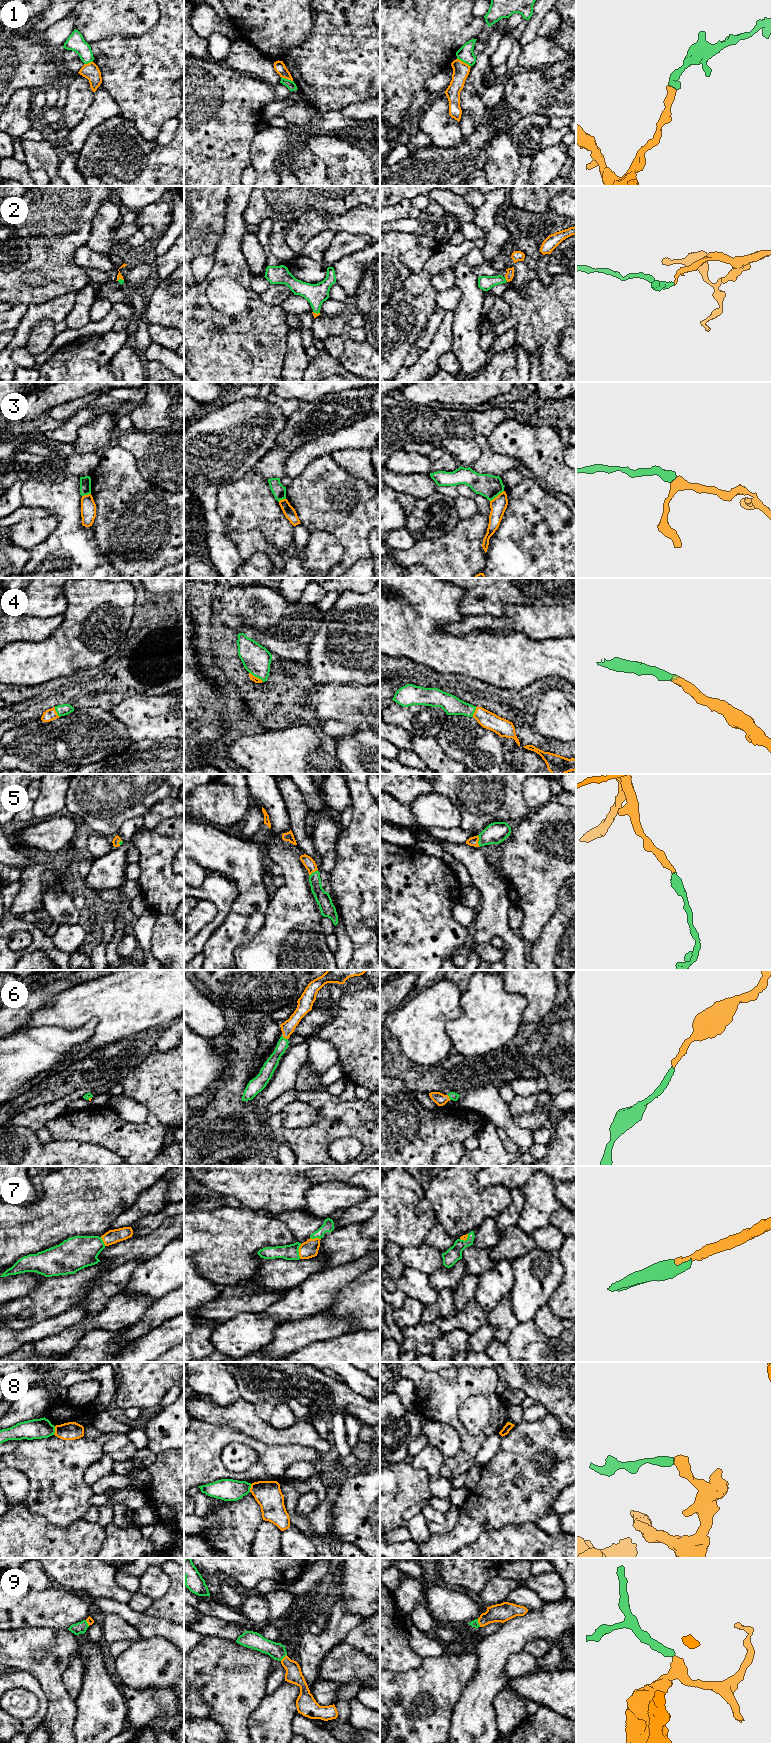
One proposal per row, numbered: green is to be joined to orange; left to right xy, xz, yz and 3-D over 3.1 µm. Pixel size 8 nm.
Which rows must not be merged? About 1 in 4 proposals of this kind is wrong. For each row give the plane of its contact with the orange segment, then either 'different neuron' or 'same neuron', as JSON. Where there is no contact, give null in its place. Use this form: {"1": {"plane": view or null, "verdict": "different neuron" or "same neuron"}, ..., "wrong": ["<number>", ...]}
{"1": {"plane": "yz", "verdict": "different neuron"}, "2": {"plane": "yz", "verdict": "same neuron"}, "3": {"plane": "yz", "verdict": "different neuron"}, "4": {"plane": "xz", "verdict": "same neuron"}, "5": {"plane": "yz", "verdict": "same neuron"}, "6": {"plane": "xz", "verdict": "same neuron"}, "7": {"plane": "xz", "verdict": "same neuron"}, "8": {"plane": "xy", "verdict": "same neuron"}, "9": {"plane": "yz", "verdict": "same neuron"}, "wrong": ["1", "3"]}

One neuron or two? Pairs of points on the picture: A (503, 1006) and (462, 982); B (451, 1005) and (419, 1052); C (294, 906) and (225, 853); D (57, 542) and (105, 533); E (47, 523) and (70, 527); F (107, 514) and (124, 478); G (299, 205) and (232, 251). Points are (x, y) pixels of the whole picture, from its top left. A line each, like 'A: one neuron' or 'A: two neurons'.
A: two neurons
B: one neuron
C: two neurons
D: two neurons
E: two neurons
F: one neuron
G: two neurons

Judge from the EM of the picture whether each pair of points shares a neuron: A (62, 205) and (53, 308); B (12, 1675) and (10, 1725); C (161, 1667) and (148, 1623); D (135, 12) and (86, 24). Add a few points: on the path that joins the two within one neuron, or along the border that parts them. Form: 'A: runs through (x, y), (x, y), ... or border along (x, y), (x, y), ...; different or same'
A: border along (76, 290), (70, 290), (46, 302), (31, 305); different
B: runs through (31, 1685), (42, 1698), (42, 1712), (29, 1725); same
C: border along (140, 1637), (163, 1637), (173, 1644); different
D: runs through (123, 12), (114, 12), (98, 17); same

